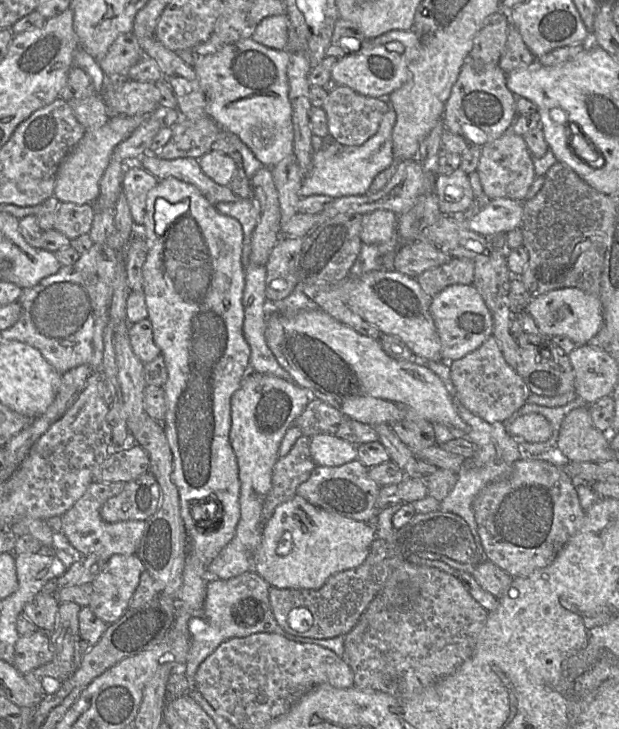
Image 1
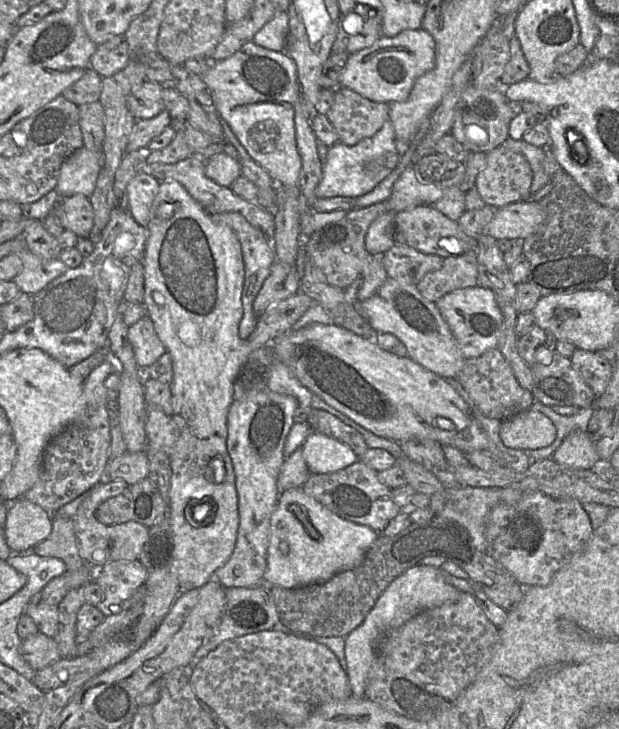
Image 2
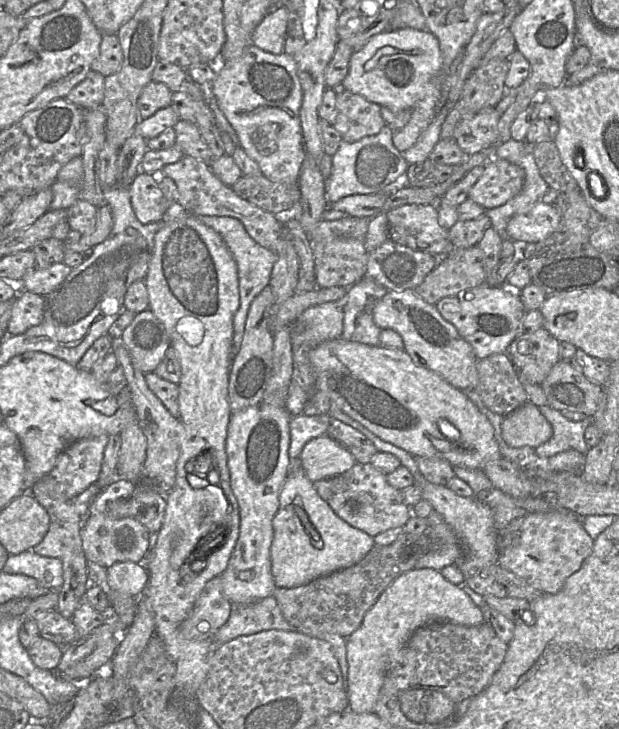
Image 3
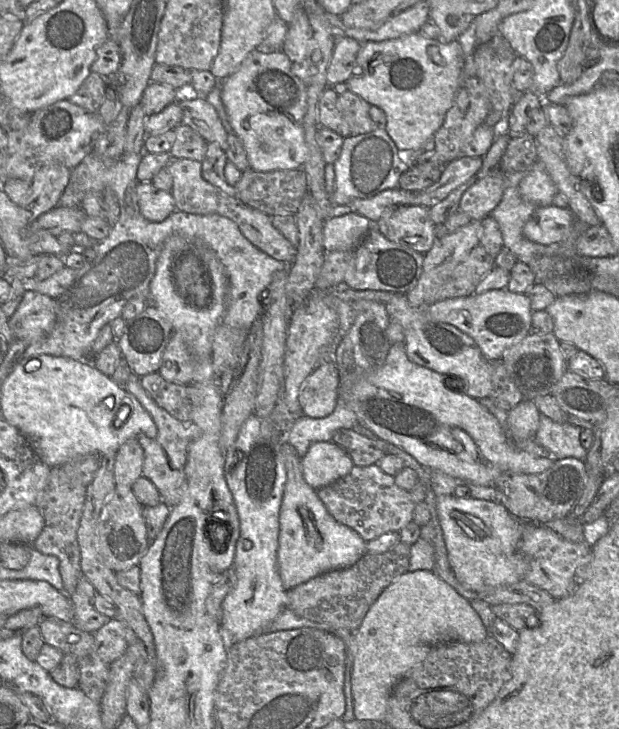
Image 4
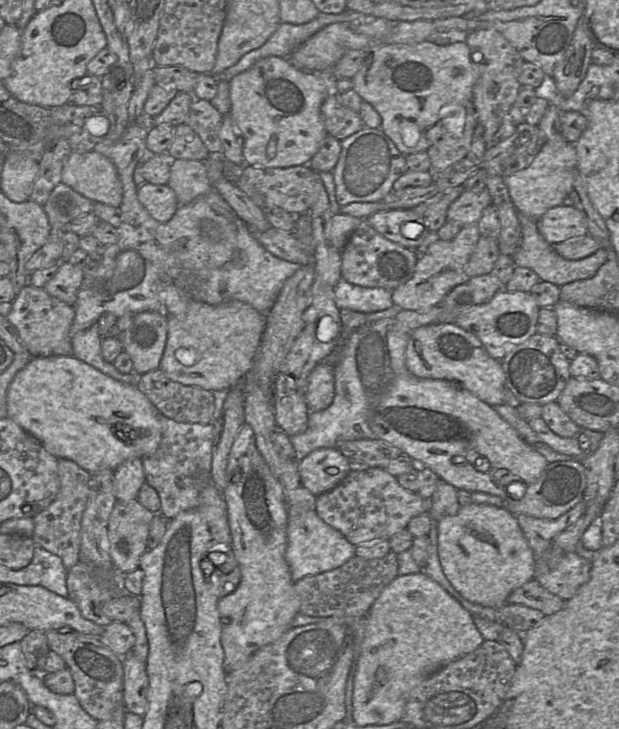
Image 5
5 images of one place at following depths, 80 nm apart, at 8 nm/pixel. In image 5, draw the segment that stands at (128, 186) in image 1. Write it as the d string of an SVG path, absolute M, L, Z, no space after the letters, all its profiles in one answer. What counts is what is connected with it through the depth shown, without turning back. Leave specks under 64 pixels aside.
M145 182L138 186L137 197L148 214L161 223L170 220L179 206L175 192L167 184Z

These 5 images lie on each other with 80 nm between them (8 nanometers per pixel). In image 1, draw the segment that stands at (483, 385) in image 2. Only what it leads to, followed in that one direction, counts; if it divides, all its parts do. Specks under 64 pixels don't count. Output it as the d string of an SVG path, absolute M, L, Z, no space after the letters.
M490 335L480 347L449 363L451 379L464 407L489 423L510 420L525 404L530 390L506 362L495 337Z

